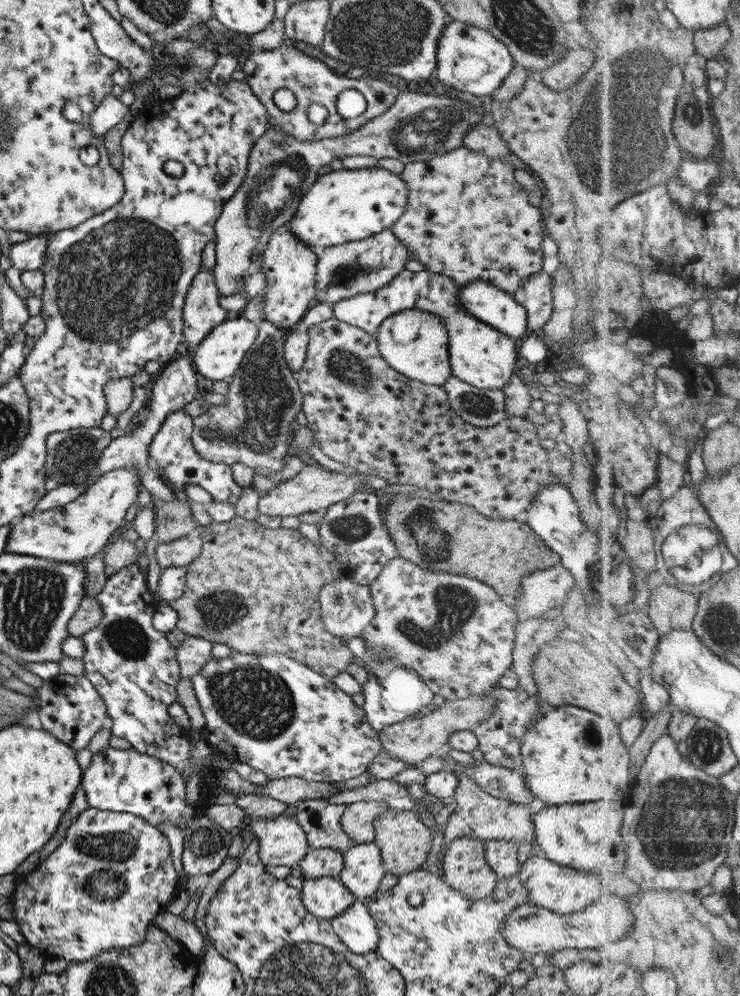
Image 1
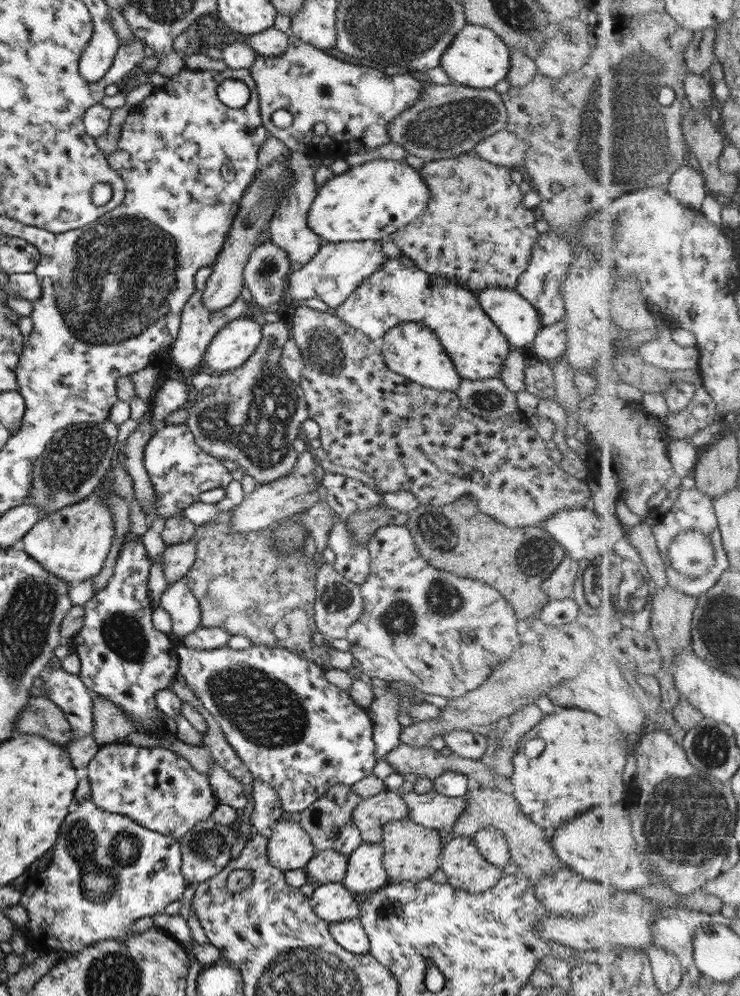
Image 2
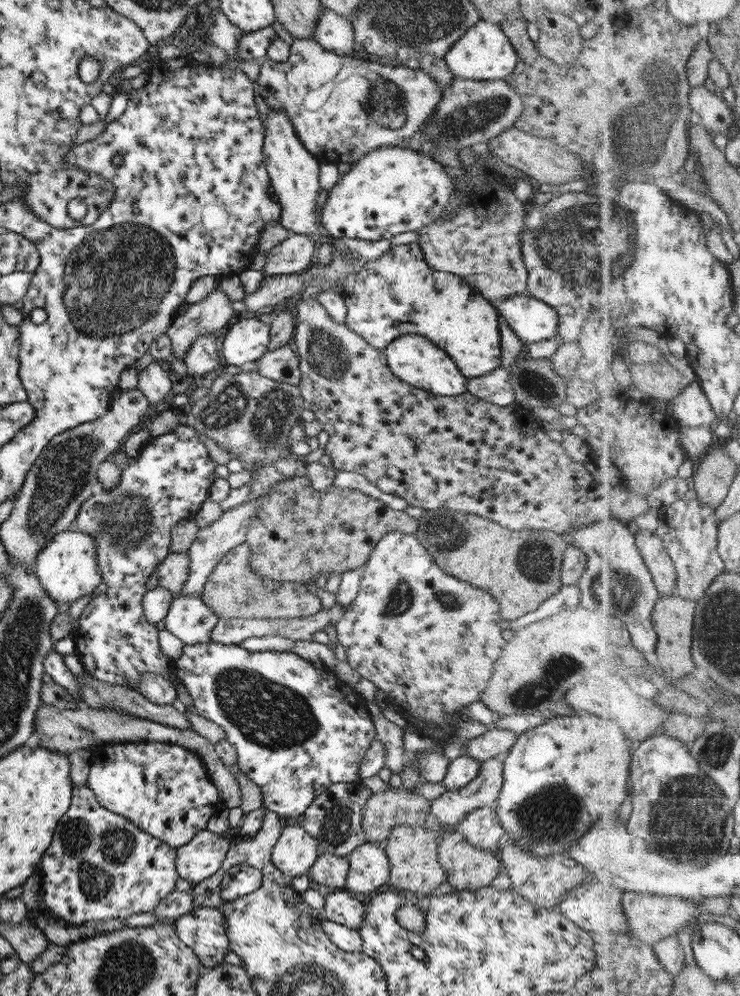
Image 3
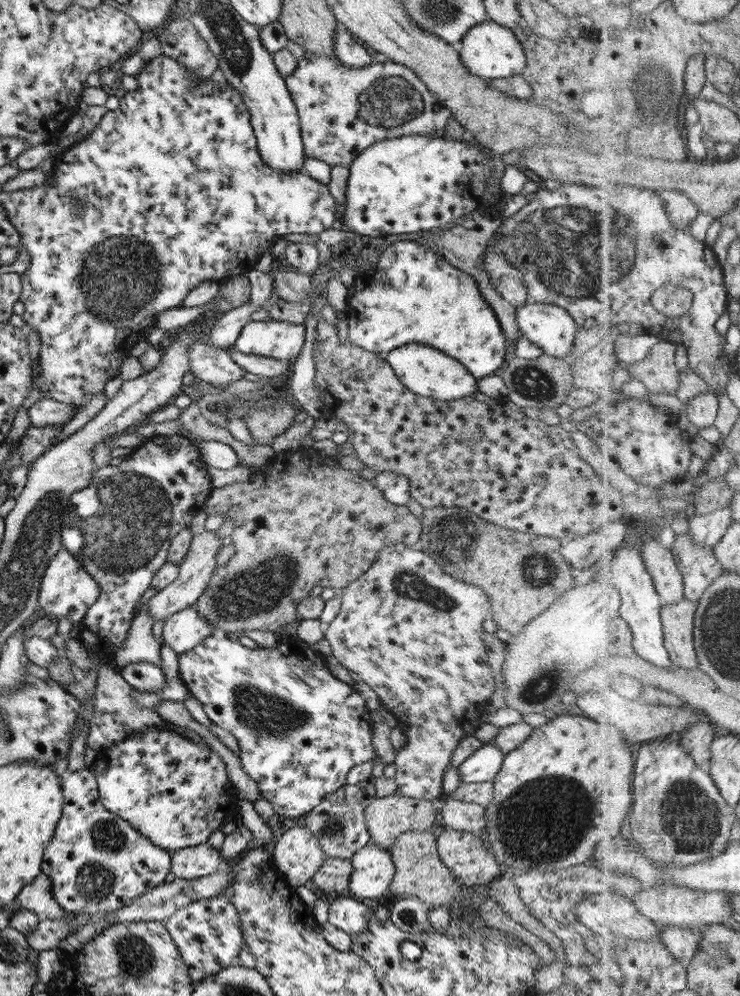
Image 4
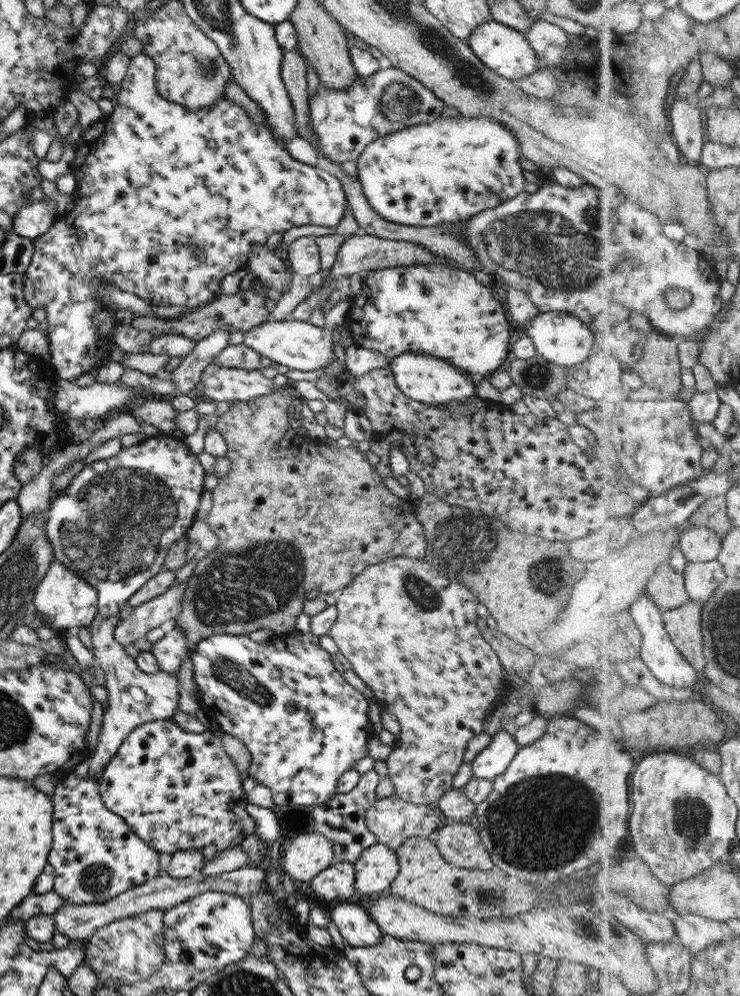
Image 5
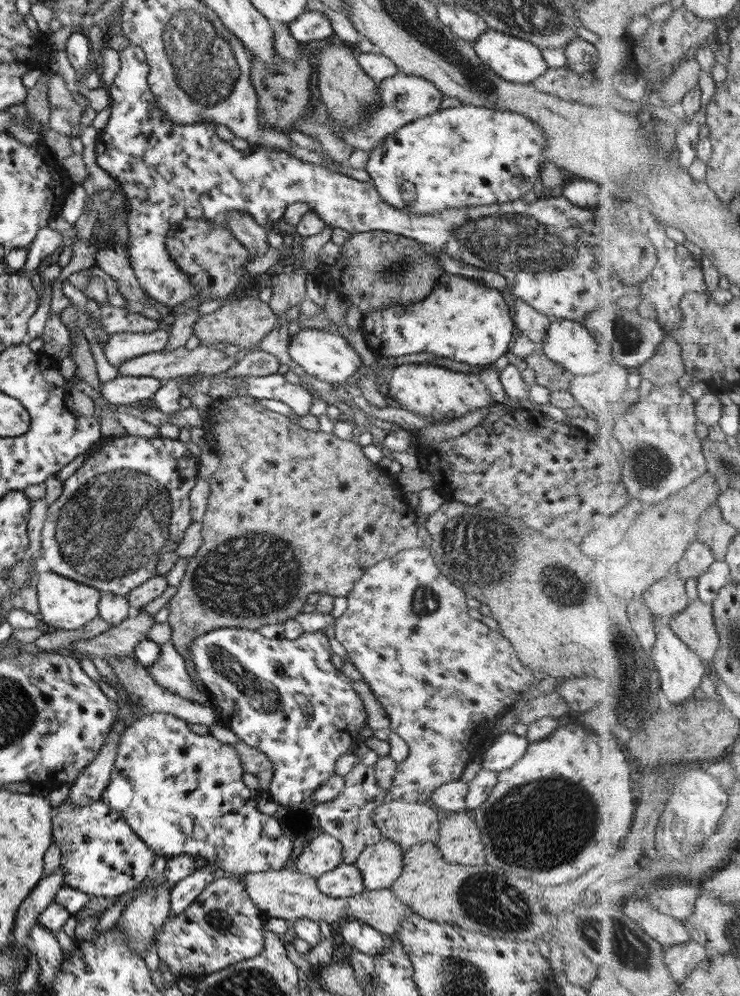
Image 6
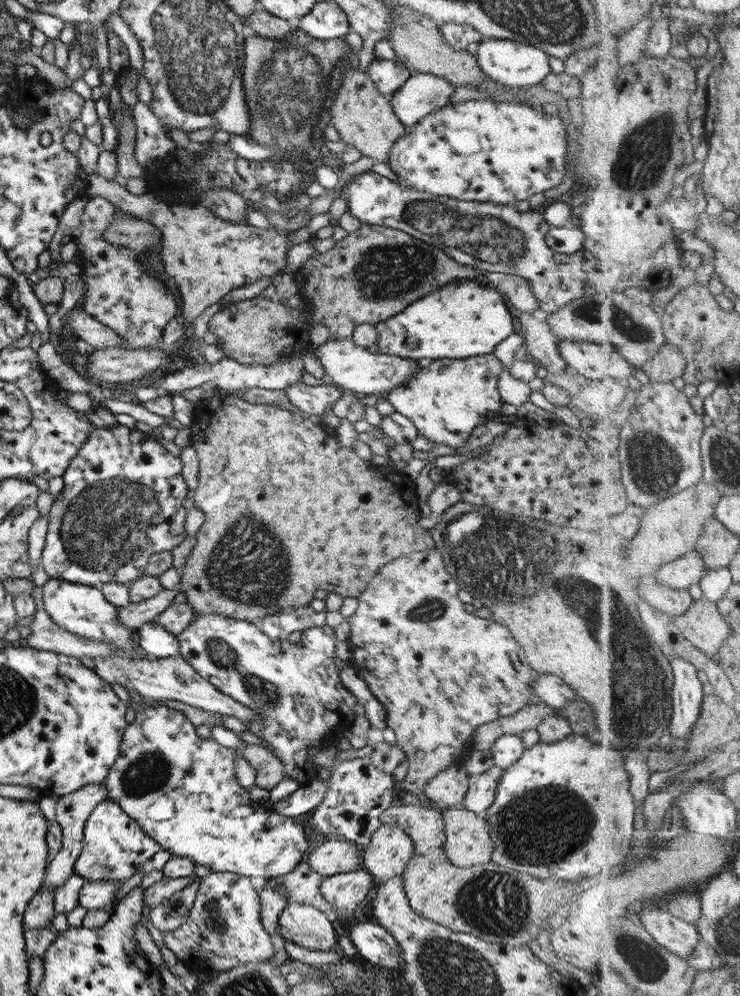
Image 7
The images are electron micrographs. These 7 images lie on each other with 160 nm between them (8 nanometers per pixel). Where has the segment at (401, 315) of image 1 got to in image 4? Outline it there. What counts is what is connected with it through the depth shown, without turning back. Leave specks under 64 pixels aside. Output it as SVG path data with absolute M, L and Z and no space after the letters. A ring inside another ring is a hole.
M405 343L395 350L384 354L384 362L387 362L395 374L395 378L405 386L412 394L423 398L431 398L439 401L451 401L464 398L476 392L475 378L471 377L459 362L453 362L453 358L439 353L429 346L417 343Z

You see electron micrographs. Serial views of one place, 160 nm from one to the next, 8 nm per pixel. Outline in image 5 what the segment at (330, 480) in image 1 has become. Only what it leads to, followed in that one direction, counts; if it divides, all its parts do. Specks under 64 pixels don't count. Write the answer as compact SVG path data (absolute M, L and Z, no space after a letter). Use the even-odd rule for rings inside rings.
M186 580L173 582L165 592L136 606L125 619L116 624L113 632L114 639L121 646L131 644L135 640L145 638L151 628L157 628L165 620L178 616L186 584Z

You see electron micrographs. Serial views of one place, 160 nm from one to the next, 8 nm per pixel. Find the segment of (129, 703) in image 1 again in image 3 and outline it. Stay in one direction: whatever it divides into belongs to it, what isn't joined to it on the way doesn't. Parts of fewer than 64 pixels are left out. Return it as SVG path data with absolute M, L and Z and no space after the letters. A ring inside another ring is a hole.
M185 422L178 425L173 432L168 434L158 435L153 438L149 444L143 445L143 448L139 451L139 454L131 459L127 464L122 467L120 479L117 481L115 487L90 497L85 502L81 502L80 509L77 510L76 520L74 525L77 530L89 533L94 536L96 542L96 561L101 581L105 581L106 589L93 597L83 608L80 616L77 619L76 629L73 630L72 640L74 642L74 653L78 657L80 664L84 666L86 672L88 672L93 678L96 678L99 682L106 682L106 684L116 684L117 686L124 686L125 688L138 690L138 682L140 676L145 673L157 674L162 677L168 678L168 666L172 663L168 661L167 657L161 652L161 647L157 644L157 629L155 624L148 623L142 609L142 596L147 591L145 584L147 584L147 578L149 578L151 572L156 570L156 566L166 557L169 552L168 546L170 543L170 526L173 526L176 522L191 519L199 506L208 498L209 488L216 476L214 475L214 462L209 459L207 450L194 430L188 426Z

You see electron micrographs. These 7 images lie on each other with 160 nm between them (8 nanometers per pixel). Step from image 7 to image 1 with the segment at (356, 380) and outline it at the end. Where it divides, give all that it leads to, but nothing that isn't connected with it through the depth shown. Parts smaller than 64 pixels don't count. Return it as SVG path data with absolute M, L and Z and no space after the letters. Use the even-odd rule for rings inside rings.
M243 316L221 321L214 326L198 343L193 351L195 371L203 378L214 381L227 381L239 369L252 342L258 333L258 323L249 321Z

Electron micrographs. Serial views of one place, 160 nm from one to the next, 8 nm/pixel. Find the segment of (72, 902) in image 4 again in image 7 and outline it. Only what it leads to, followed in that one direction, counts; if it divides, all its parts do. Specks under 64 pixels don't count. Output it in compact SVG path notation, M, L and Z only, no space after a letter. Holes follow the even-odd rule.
M107 798L99 801L84 822L82 830L81 850L77 860L73 864L73 873L78 874L87 881L95 882L97 880L112 880L112 882L123 882L137 872L138 868L147 866L155 853L158 852L159 846L153 839L147 837L141 827L129 818L123 812L119 805Z

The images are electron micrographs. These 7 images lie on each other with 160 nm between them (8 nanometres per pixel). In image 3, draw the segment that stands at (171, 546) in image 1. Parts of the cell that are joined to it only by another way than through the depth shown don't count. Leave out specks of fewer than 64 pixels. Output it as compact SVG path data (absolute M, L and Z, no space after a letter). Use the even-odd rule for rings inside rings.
M168 552L166 557L156 566L158 586L170 593L180 592L182 584L187 580L189 557L187 553Z

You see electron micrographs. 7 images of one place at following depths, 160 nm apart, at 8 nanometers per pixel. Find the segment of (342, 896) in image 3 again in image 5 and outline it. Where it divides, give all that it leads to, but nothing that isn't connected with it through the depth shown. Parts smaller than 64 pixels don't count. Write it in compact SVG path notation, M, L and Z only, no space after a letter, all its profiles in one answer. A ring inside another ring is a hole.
M333 903L328 908L327 916L335 924L345 945L373 946L381 938L382 932L377 923L357 903Z

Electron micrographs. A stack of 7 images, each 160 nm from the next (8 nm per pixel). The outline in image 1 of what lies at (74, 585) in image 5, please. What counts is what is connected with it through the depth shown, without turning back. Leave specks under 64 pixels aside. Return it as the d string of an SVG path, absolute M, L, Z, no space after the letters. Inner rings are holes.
M120 468L102 474L75 500L49 510L33 511L12 522L3 553L29 555L55 562L78 563L99 552L115 529L125 521L125 512L137 497L140 476Z

